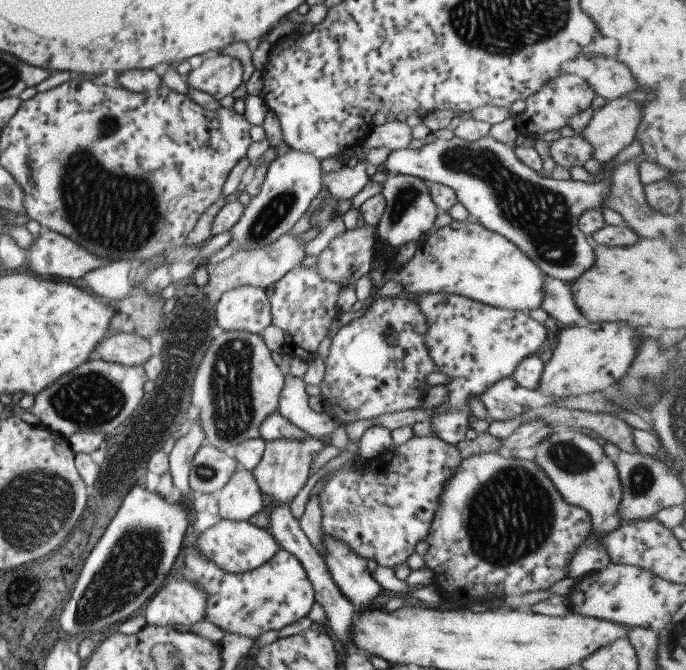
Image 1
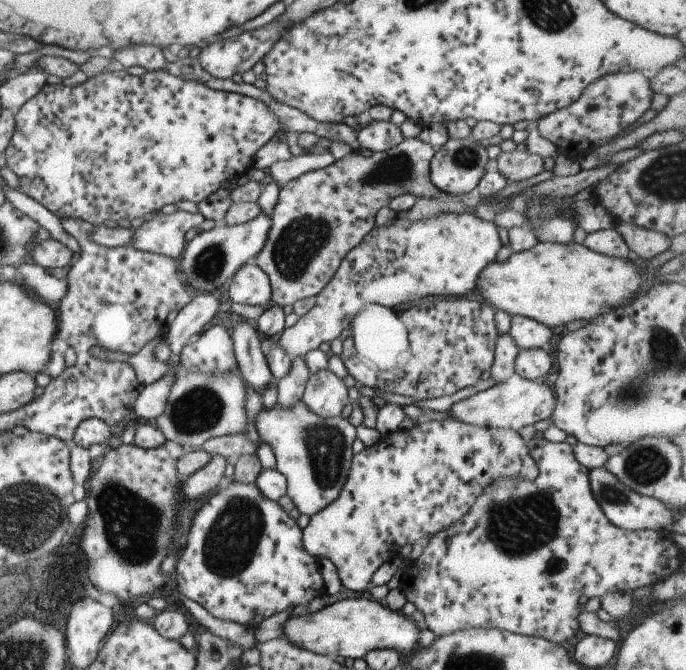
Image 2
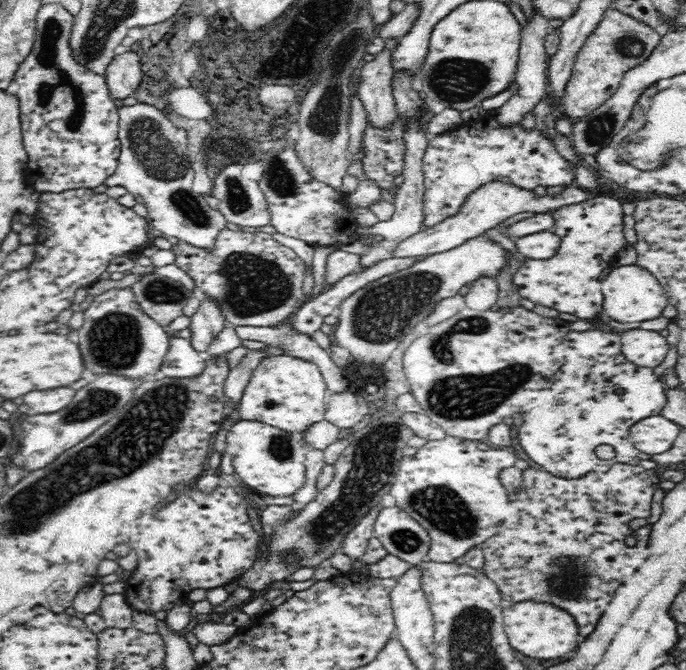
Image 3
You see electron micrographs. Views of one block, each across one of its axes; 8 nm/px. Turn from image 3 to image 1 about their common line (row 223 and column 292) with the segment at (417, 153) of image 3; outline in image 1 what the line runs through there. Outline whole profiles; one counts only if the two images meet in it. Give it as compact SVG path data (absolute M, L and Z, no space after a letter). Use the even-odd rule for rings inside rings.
M280 352L281 370L283 372L283 388L279 392L276 412L285 420L294 424L299 430L309 434L311 438L319 439L333 434L339 423L327 413L316 413L307 405L308 396L303 390L304 384L300 378L287 373L287 363L290 356Z

